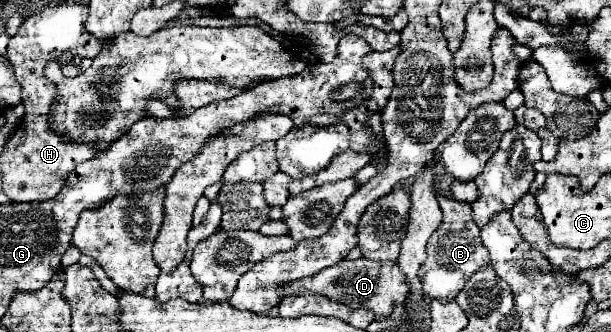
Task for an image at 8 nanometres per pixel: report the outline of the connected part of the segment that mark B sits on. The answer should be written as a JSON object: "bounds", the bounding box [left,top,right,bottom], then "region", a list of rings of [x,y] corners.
{"bounds":[419,195,489,303],"region":[[[437,195],[437,201],[443,211],[443,223],[439,225],[439,229],[435,231],[435,235],[431,235],[427,243],[427,259],[419,269],[419,279],[423,283],[425,297],[447,303],[457,297],[465,281],[475,271],[479,271],[479,267],[489,263],[489,251],[481,243],[481,229],[475,225],[471,217],[469,203],[463,203],[445,195]]]}

